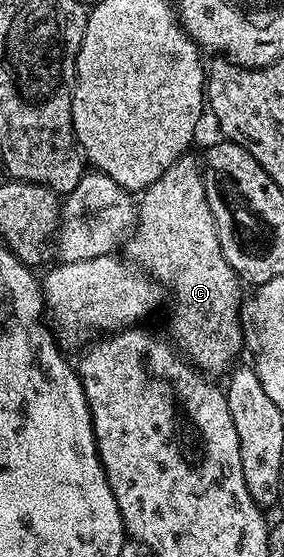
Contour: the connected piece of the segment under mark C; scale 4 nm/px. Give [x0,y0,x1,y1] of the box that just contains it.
[121,153,245,377]

